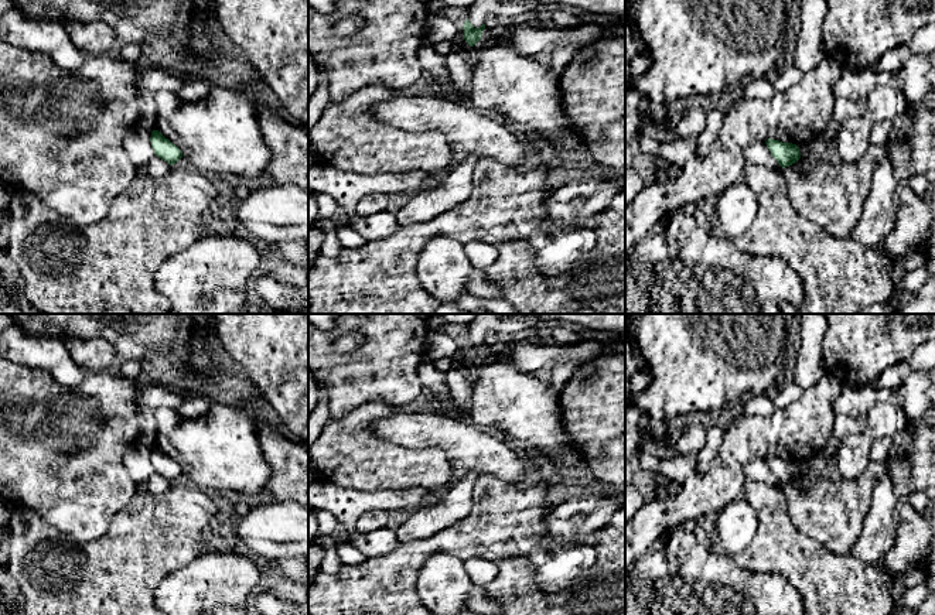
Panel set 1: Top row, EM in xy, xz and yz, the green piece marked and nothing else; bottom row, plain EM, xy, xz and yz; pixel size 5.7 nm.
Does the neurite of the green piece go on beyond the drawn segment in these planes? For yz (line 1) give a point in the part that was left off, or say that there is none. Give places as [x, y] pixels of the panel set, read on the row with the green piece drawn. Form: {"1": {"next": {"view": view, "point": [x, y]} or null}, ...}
{"1": {"next": null}}

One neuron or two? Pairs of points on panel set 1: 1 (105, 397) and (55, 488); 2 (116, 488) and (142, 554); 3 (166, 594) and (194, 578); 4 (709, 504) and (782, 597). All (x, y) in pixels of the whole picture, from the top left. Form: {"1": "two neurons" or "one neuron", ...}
{"1": "one neuron", "2": "two neurons", "3": "one neuron", "4": "two neurons"}

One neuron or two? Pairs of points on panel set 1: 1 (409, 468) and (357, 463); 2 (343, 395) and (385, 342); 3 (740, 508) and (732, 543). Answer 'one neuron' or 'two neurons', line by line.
1: one neuron
2: one neuron
3: one neuron

